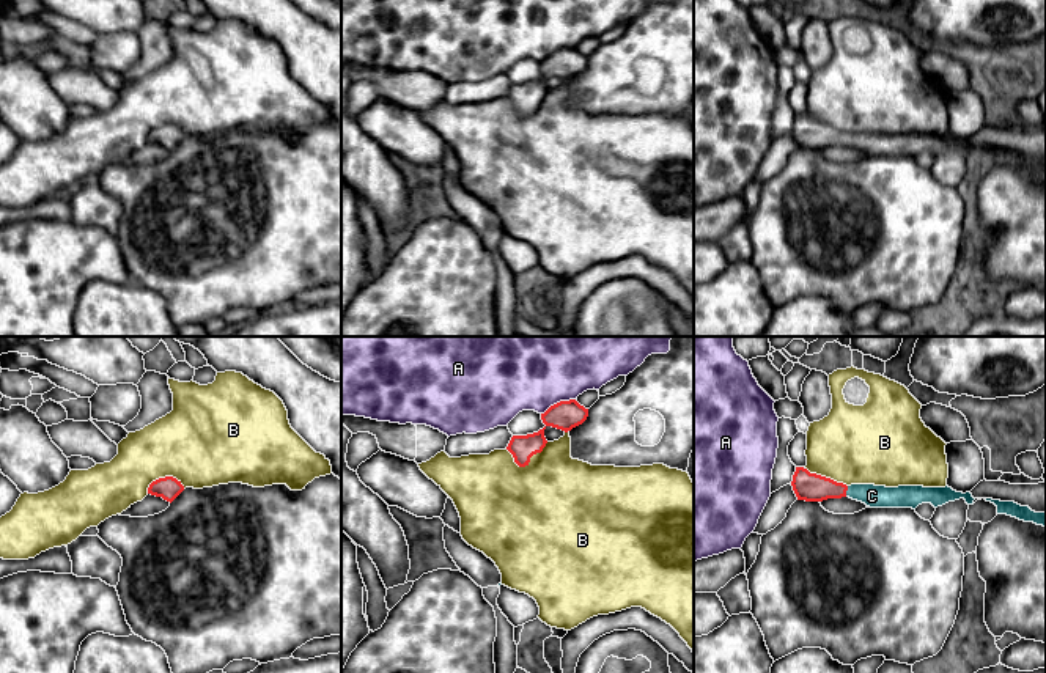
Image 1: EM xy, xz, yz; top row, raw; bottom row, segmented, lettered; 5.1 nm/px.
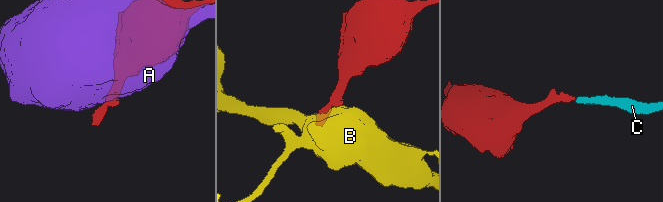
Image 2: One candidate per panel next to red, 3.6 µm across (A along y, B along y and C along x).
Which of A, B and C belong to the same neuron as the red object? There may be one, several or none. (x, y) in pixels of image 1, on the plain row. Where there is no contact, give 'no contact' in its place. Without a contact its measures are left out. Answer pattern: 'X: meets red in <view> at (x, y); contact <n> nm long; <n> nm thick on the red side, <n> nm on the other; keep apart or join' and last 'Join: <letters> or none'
A: meets red in xz at (557, 51); contact 190 nm long; 150 nm thick on the red side, 300 nm on the other; keep apart
B: meets red in xz at (526, 112); contact 220 nm long; 130 nm thick on the red side, 480 nm on the other; keep apart
C: meets red in yz at (847, 137); contact 60 nm long; 150 nm thick on the red side, 110 nm on the other; join
Join: C

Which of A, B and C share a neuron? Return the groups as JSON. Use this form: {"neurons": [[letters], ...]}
{"neurons": [["A"], ["B"], ["C"]]}

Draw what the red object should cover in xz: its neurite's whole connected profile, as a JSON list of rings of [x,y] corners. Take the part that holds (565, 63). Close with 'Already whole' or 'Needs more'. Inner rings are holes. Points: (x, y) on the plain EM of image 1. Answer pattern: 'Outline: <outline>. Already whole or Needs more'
Outline: [[[576,47],[560,49],[541,61],[541,68],[546,74],[552,74],[565,80],[582,72],[587,64],[588,57],[580,53]]]. Already whole

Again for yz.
Outline: [[[796,115],[791,129],[797,148],[823,149],[827,146],[849,145],[862,149],[870,156],[912,156],[922,151],[931,151],[934,156],[948,149],[964,146],[967,153],[974,151],[970,140],[956,140],[952,135],[923,135],[923,134],[898,134],[886,135],[875,132],[851,132],[837,131],[831,126],[810,121],[804,115]]]. Needs more

